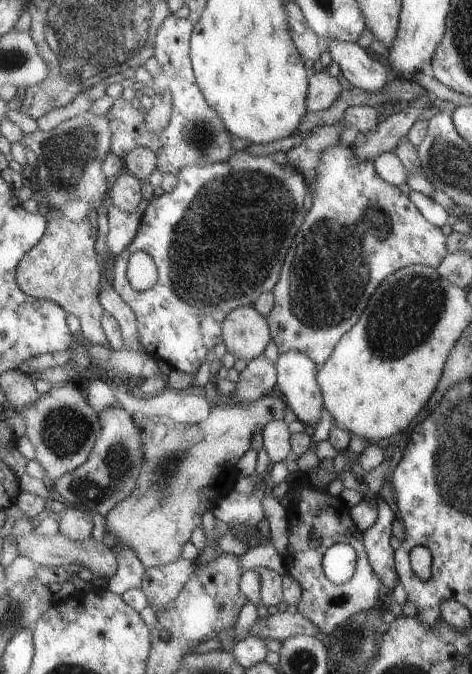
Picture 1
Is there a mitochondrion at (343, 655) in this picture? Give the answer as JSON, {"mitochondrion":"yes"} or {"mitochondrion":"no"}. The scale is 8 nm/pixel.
{"mitochondrion":"yes"}

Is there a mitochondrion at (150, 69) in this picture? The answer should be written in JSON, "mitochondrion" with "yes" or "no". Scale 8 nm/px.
{"mitochondrion":"yes"}

